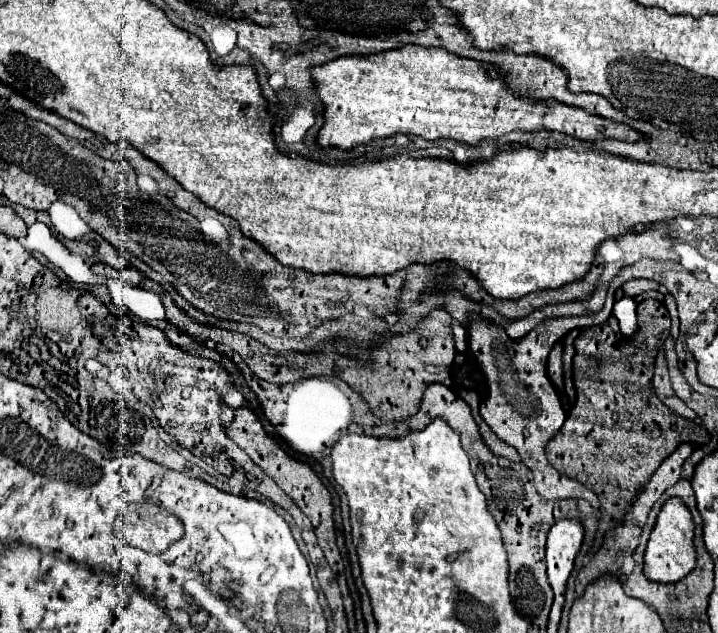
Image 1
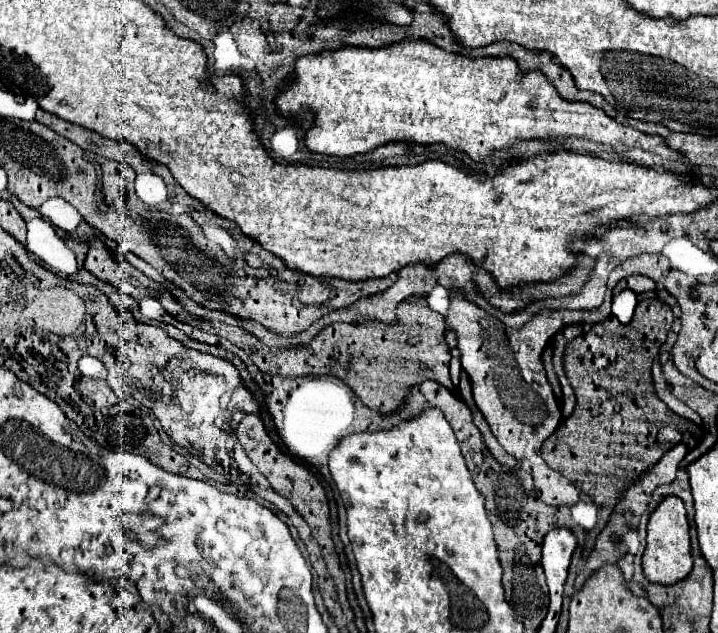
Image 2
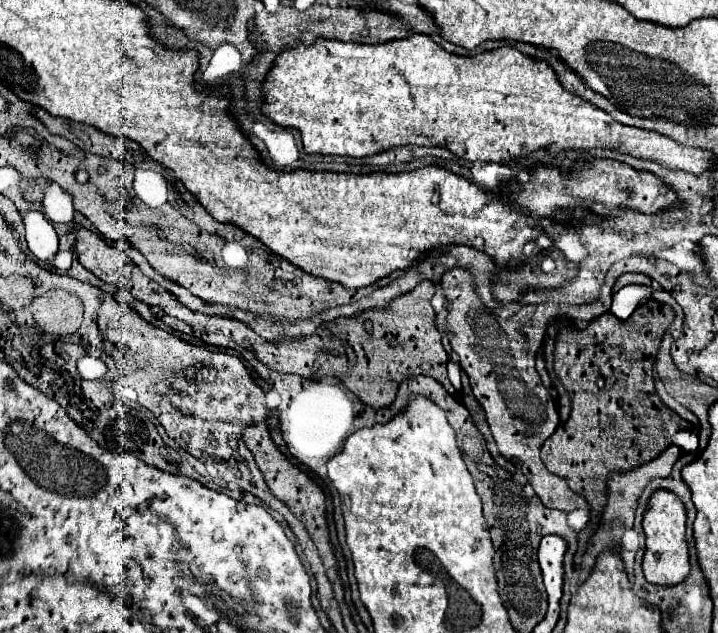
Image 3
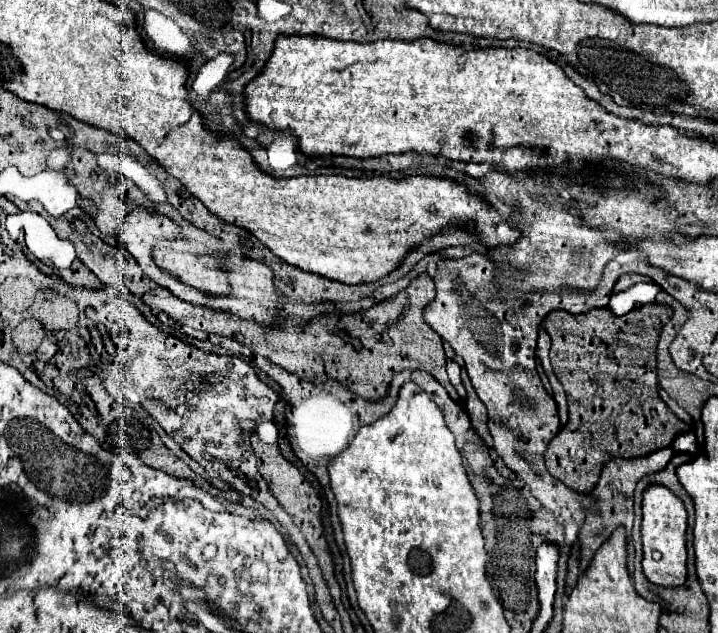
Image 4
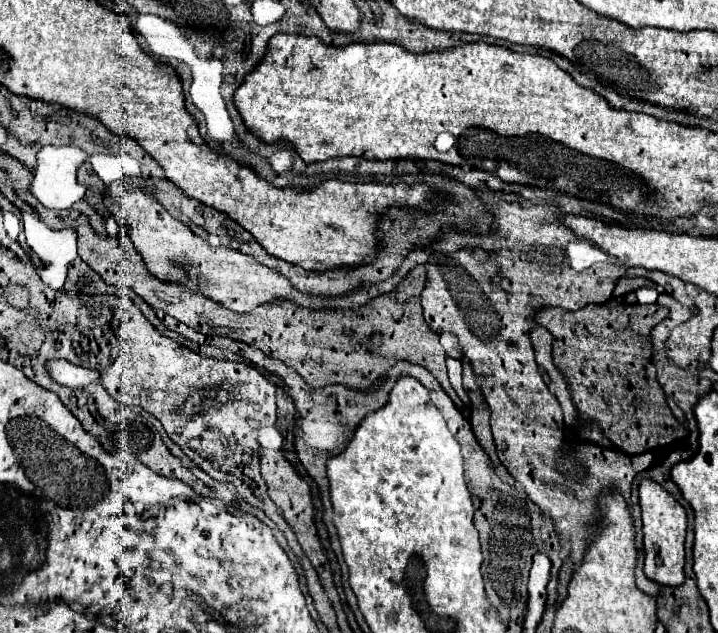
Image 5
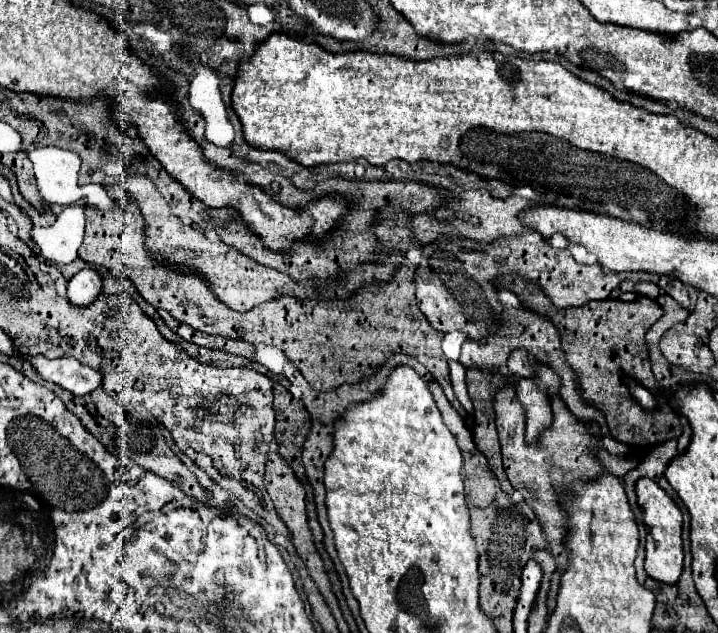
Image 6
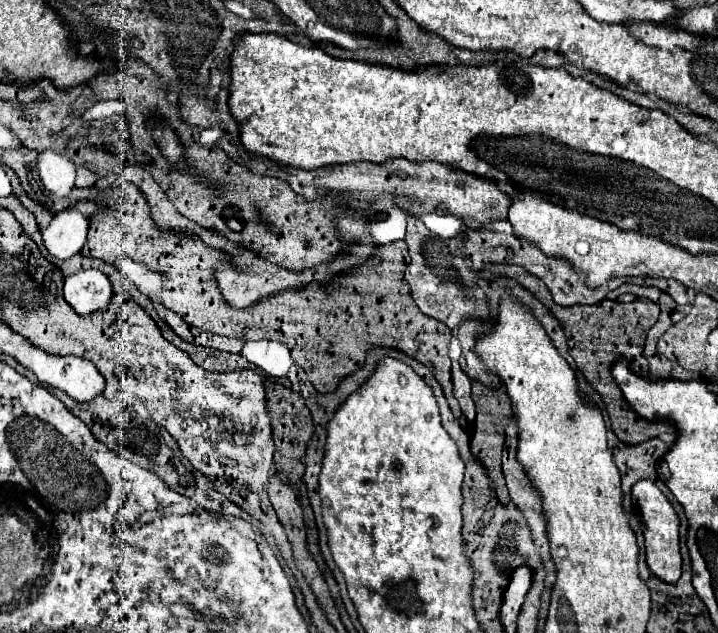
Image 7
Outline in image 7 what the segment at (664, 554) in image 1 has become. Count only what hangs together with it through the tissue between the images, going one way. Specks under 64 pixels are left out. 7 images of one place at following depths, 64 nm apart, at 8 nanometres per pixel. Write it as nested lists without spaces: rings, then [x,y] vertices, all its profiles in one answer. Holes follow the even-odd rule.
[[[640,480],[632,488],[632,498],[638,502],[640,516],[644,522],[644,540],[646,540],[646,560],[650,564],[650,572],[658,576],[664,582],[674,584],[680,576],[680,566],[682,566],[682,556],[680,556],[680,538],[678,538],[678,528],[680,520],[676,520],[676,510],[672,508],[670,500],[662,494],[662,490],[650,482],[650,480]]]

